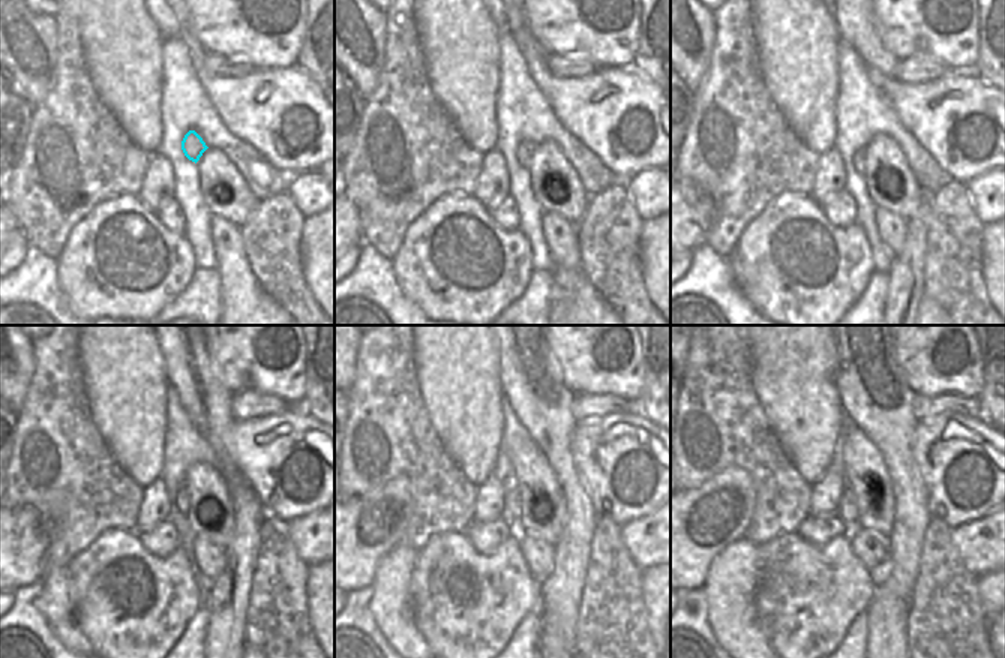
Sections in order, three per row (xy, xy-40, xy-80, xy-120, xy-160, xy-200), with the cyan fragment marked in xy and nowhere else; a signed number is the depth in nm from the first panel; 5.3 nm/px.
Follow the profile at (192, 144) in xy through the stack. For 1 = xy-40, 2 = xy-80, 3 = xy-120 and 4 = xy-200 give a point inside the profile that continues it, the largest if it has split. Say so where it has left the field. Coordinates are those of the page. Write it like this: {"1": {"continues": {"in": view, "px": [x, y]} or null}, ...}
{"1": {"continues": {"in": "xy-40", "px": [525, 150]}}, "2": {"continues": {"in": "xy-80", "px": [858, 156]}}, "3": {"continues": {"in": "xy-120", "px": [180, 501]}}, "4": {"continues": {"in": "xy-200", "px": [846, 511]}}}

